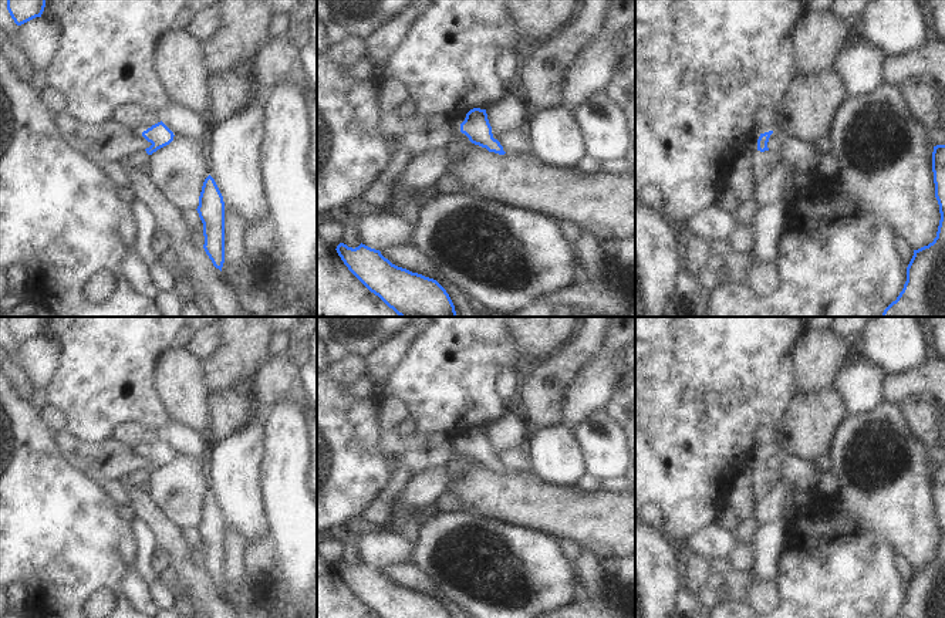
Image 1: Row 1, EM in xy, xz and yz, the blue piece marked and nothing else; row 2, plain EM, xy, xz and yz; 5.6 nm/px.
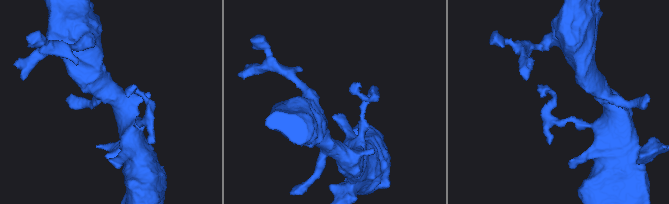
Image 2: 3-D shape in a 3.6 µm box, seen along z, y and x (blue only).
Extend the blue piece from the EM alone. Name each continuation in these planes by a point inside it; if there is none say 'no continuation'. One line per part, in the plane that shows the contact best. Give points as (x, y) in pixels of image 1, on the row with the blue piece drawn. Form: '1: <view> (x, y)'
no continuation

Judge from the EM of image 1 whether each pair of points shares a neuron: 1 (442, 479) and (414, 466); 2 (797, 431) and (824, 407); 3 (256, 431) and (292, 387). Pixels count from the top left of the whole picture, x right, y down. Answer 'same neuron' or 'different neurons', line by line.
1: different neurons
2: same neuron
3: different neurons

